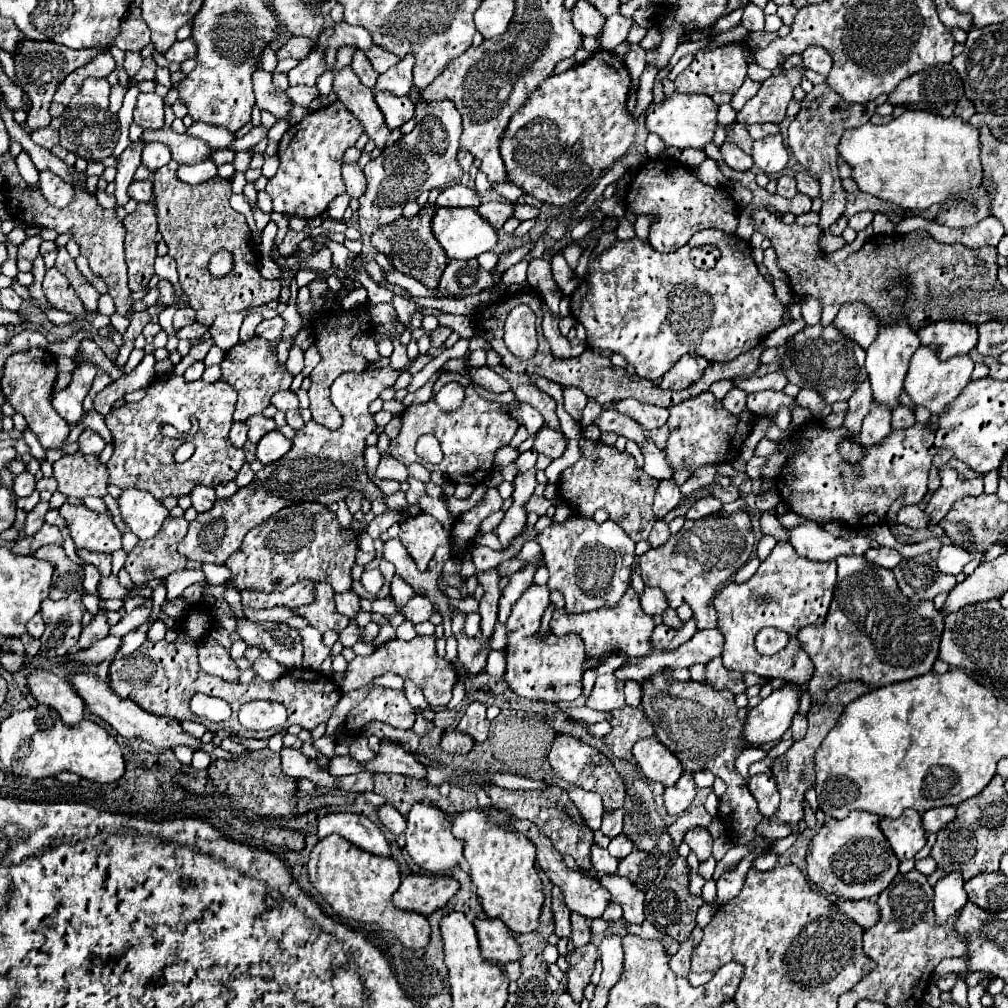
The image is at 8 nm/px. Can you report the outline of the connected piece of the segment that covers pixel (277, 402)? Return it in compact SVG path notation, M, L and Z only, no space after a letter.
M278 391L276 395L272 395L272 405L282 411L298 409L298 397L292 391Z

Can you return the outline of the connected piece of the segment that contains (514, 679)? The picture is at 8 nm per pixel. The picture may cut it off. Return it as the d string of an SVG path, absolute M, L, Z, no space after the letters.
M528 587L510 611L506 621L508 645L506 645L506 683L508 687L526 699L538 699L546 703L574 701L582 691L584 675L584 643L578 635L540 635L542 609L550 605L548 587Z

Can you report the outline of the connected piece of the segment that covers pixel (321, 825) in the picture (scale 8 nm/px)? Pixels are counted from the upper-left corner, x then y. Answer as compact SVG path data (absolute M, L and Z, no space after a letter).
M328 813L318 821L318 837L328 837L332 833L342 835L356 847L390 857L390 845L382 833L382 829L372 823L366 815L356 815L356 813Z

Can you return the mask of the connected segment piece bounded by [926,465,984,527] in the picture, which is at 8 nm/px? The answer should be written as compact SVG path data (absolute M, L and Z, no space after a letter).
M944 465L940 469L940 479L942 479L942 487L932 495L932 499L926 507L926 515L932 517L930 527L938 525L956 501L960 501L964 497L978 497L984 491L982 477L976 477L970 481L960 481L958 473L950 465Z

